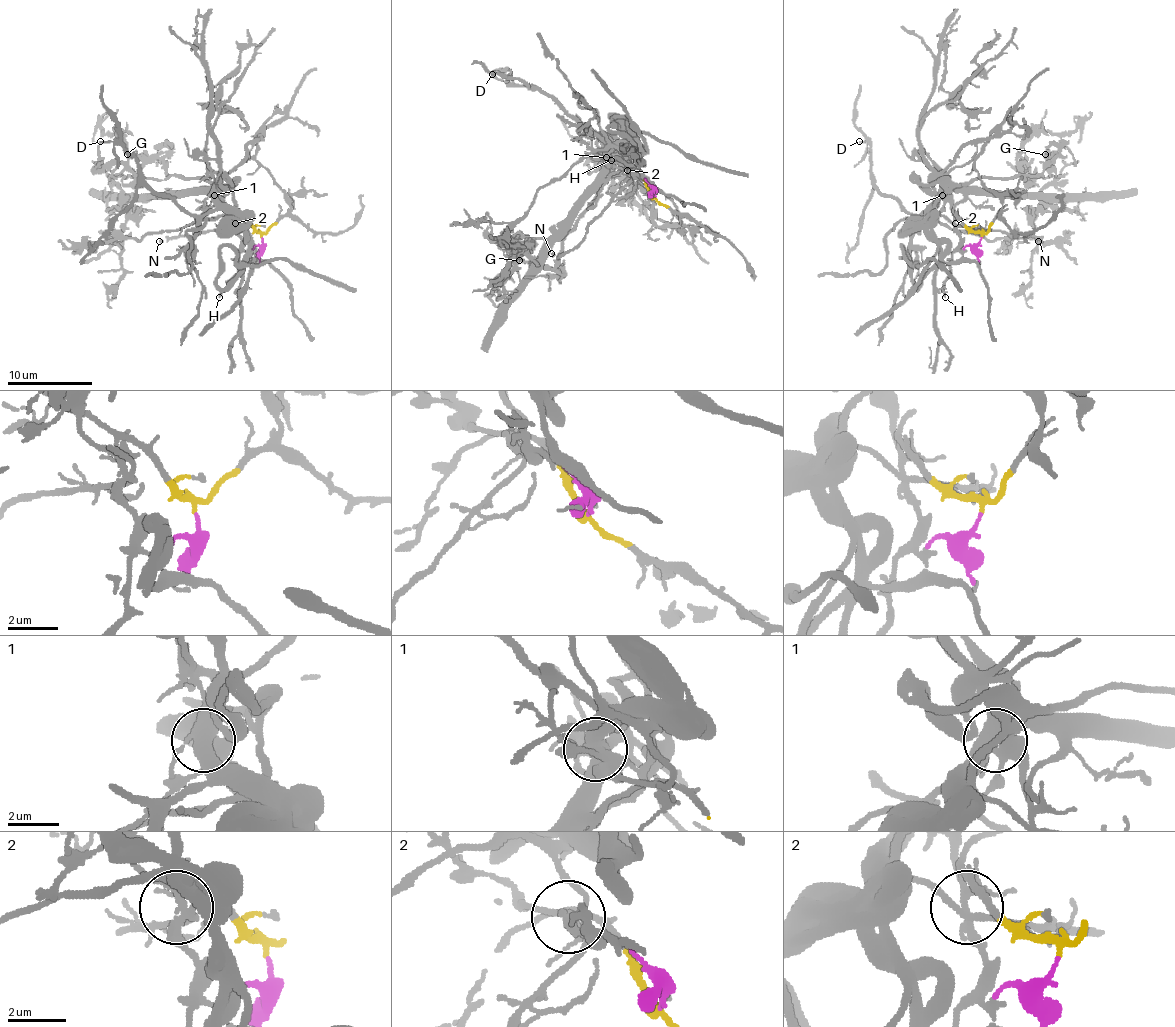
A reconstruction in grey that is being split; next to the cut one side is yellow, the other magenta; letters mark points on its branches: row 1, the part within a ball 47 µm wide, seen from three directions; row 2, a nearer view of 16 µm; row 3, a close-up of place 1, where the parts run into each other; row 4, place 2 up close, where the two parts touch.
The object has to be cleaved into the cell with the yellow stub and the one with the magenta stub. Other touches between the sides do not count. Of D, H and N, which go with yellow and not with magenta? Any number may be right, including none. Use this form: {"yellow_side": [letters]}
{"yellow_side": ["D"]}

